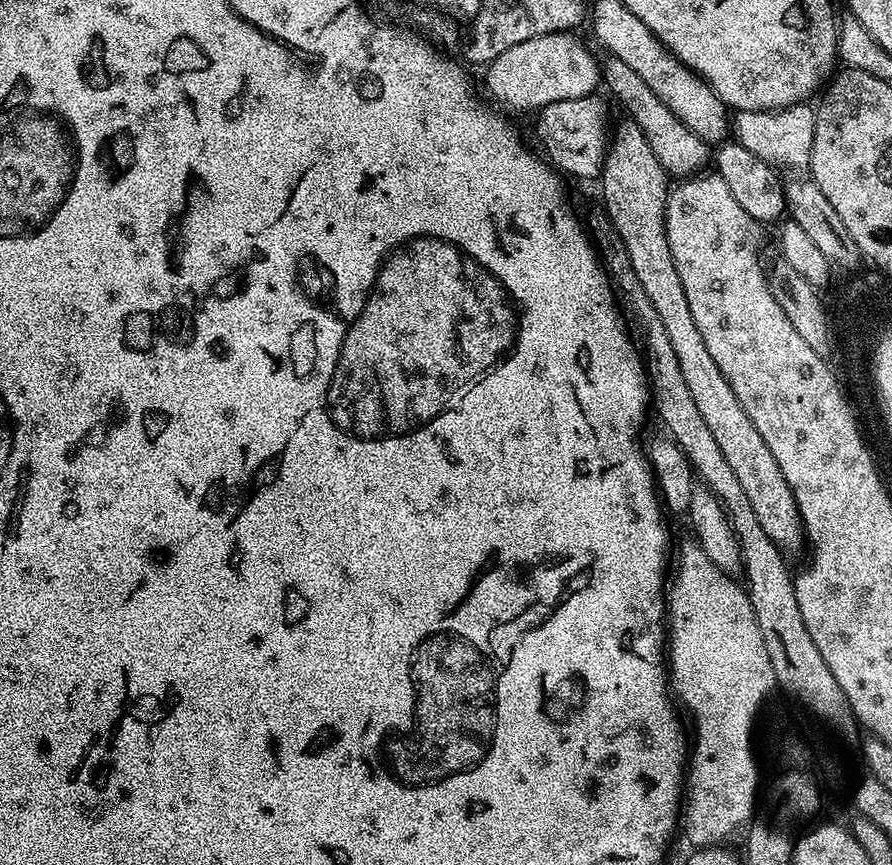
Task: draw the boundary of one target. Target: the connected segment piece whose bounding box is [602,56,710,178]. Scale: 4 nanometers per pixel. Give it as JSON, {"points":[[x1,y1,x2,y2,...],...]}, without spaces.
{"points":[[607,57,602,66,602,80,605,87,616,96,624,104,627,112,631,118,636,122,637,126,642,130,642,138,650,146,650,150,654,151,654,156,658,158,659,164,664,168,665,173,669,175,676,175,676,178,688,178,696,173,699,173,701,168,708,160,710,160,710,152,708,156,709,145,707,141,701,139,700,136,694,134,692,130,685,126,685,124,673,114,673,112,657,98,656,94,652,92,652,89,648,87,648,84,631,70,628,65,624,64,622,60,615,57]]}

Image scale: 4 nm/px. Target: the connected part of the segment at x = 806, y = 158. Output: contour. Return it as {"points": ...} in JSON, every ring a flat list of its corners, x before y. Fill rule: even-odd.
{"points":[[801,102,791,104,788,108,778,108,775,112,736,112,730,128,734,136,736,132,735,143,747,155,756,156,777,169,807,169,812,163,815,125,816,113,813,105]]}

